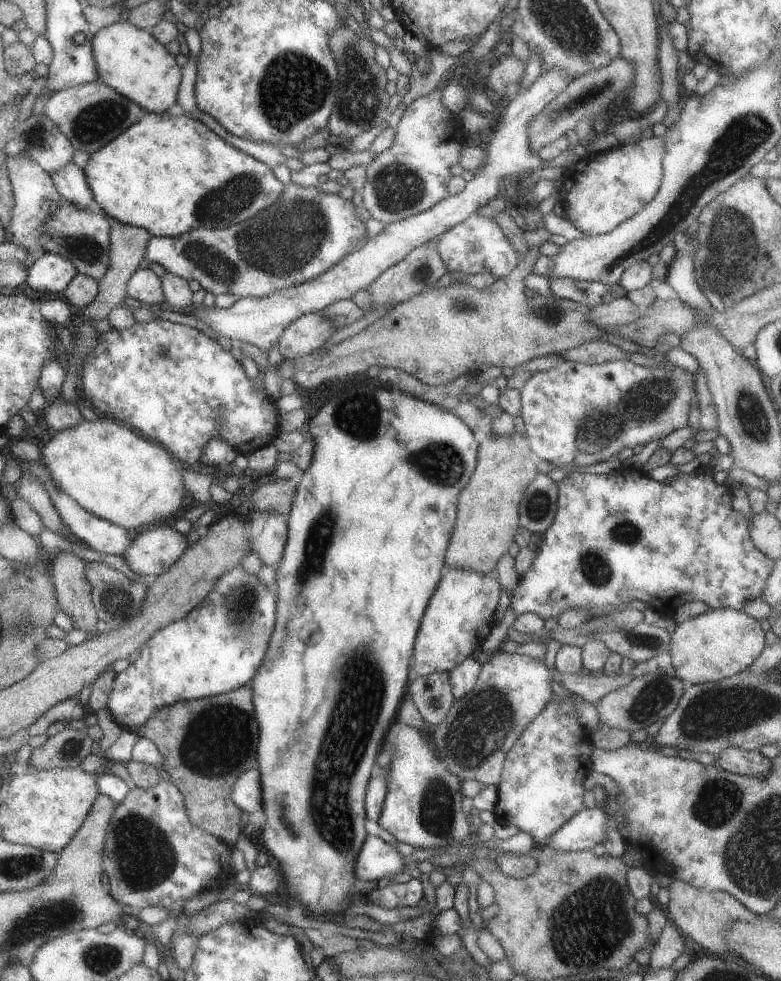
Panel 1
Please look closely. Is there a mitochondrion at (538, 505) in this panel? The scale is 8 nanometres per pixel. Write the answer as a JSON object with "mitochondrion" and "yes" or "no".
{"mitochondrion":"yes"}

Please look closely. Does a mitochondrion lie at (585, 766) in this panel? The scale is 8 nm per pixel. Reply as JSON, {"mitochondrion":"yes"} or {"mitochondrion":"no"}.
{"mitochondrion":"no"}

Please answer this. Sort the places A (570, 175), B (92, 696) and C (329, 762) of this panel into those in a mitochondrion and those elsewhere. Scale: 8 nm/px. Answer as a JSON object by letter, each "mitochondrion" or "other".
{"A":"other","B":"other","C":"mitochondrion"}

